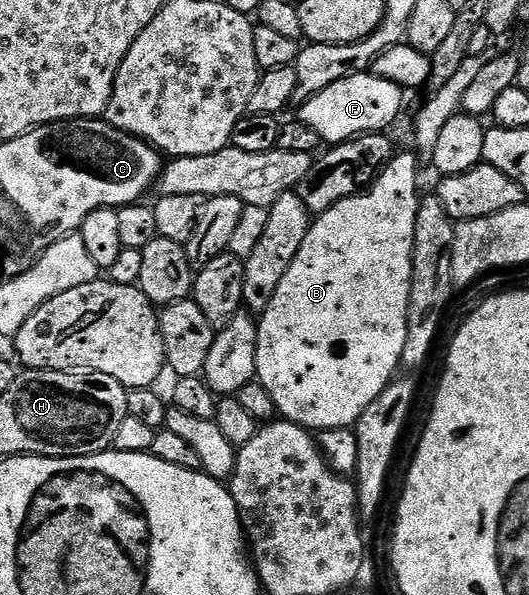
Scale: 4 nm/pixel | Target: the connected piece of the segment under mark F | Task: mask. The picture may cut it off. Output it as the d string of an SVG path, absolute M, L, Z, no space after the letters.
M365 72L355 74L346 80L338 80L338 84L330 84L318 96L308 98L306 104L299 107L299 121L310 124L314 132L318 132L321 143L335 144L348 142L361 134L374 134L387 131L388 125L400 114L404 106L405 91L390 80L382 80L376 74Z

